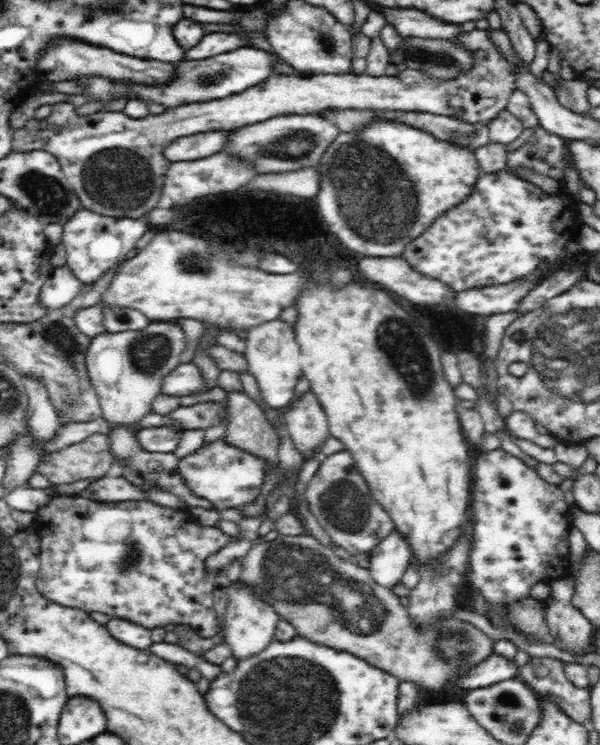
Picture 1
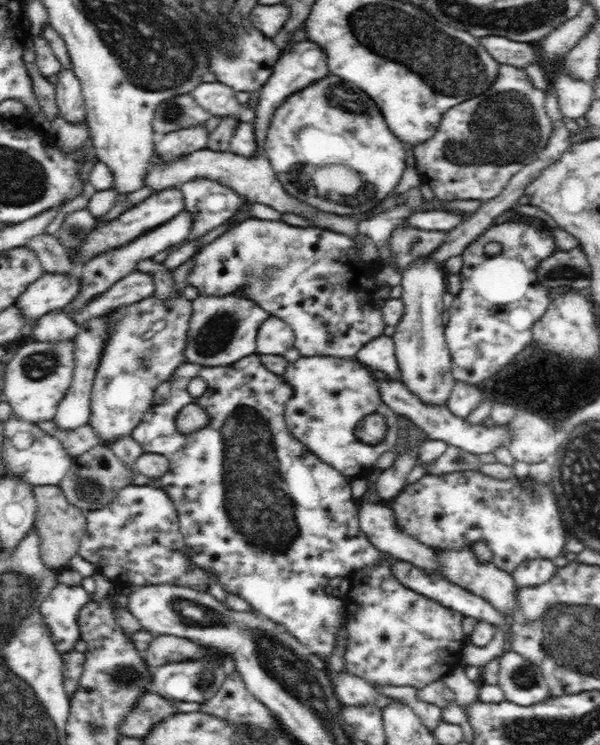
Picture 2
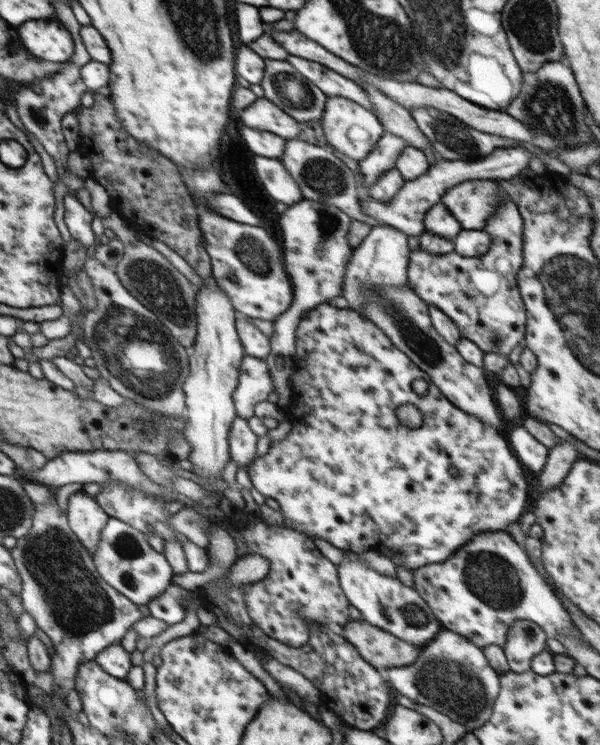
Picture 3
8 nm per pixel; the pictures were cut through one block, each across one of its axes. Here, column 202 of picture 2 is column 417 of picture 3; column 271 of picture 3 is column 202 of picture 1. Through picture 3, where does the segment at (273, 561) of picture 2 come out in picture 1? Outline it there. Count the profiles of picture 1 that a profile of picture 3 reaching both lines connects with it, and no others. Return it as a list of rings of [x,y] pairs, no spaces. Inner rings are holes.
[[[223,436],[212,444],[202,444],[199,450],[181,458],[177,472],[192,493],[210,501],[211,508],[219,511],[224,508],[239,510],[240,507],[251,503],[262,488],[268,470],[270,468],[263,458],[228,445],[226,436]]]

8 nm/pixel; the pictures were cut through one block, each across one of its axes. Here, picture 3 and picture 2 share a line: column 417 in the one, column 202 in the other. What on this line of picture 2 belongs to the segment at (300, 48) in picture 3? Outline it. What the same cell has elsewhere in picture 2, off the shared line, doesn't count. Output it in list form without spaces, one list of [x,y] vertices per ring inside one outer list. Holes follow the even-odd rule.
[[[201,82],[189,92],[194,100],[210,114],[218,116],[238,116],[240,121],[253,124],[255,114],[250,107],[241,104],[236,99],[235,90],[226,84]]]

